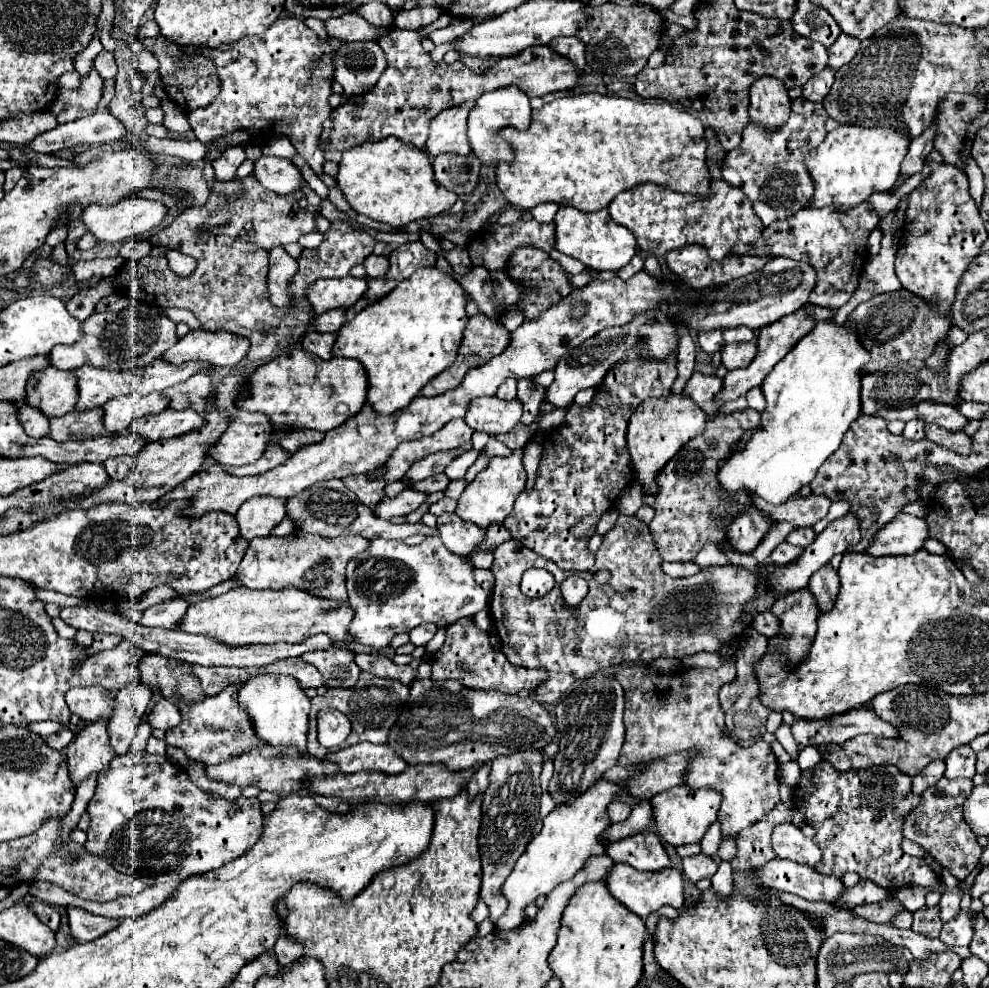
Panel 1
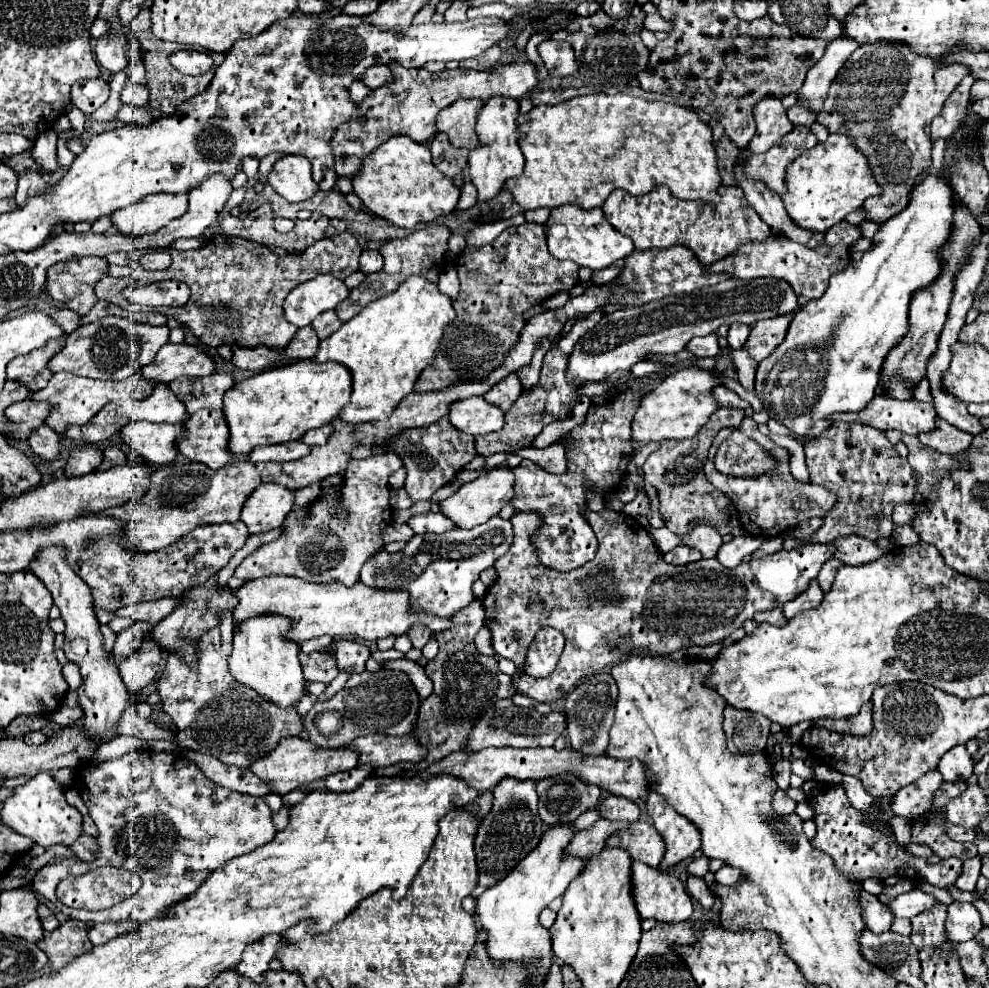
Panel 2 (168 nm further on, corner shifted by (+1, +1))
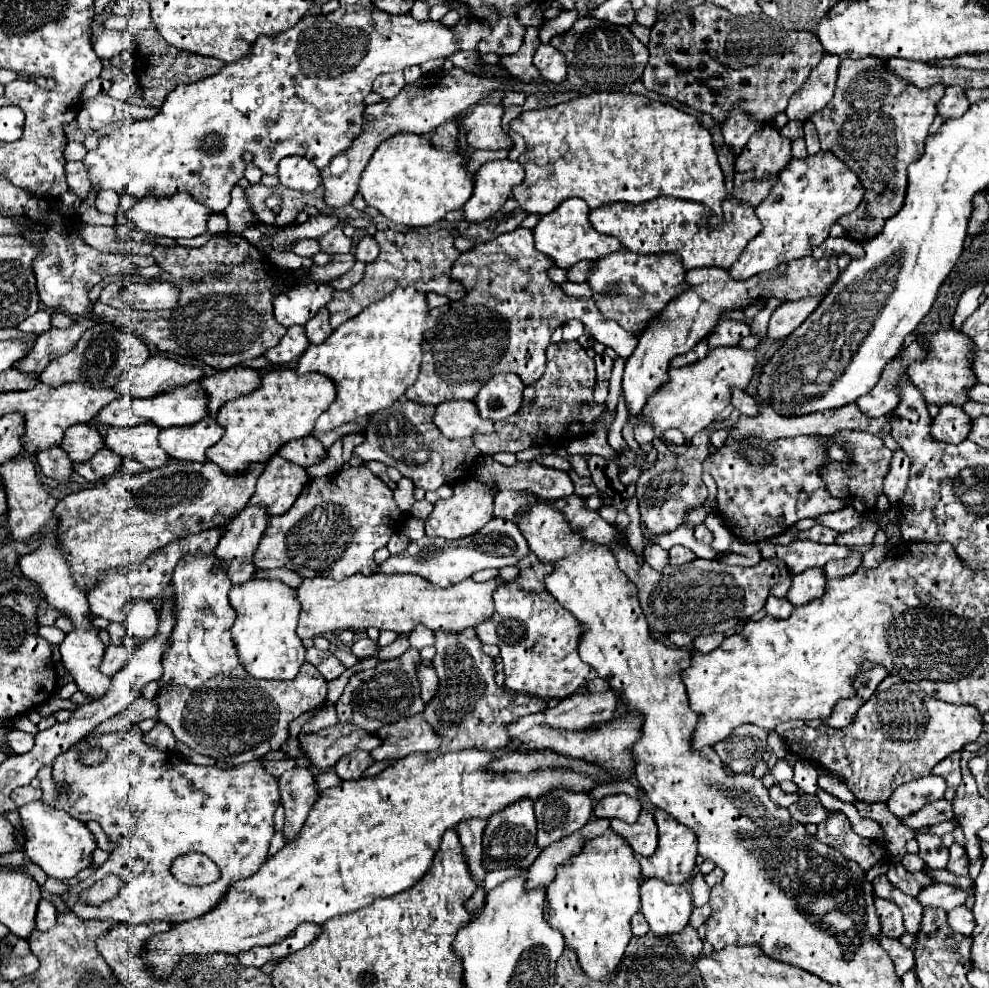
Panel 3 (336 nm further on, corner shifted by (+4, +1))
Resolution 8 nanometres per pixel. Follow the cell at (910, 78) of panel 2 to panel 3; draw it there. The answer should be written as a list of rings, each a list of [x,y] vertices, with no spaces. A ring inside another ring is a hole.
[[[880,57],[842,61],[836,85],[844,87],[836,87],[828,111],[814,113],[814,119],[810,117],[816,125],[822,149],[840,157],[866,187],[866,197],[858,209],[848,217],[838,219],[846,233],[860,243],[878,235],[886,219],[902,209],[908,177],[906,169],[922,157],[928,129],[936,117],[936,103],[946,91],[946,85],[932,85],[930,89],[906,85],[902,77],[894,77],[894,73],[882,69],[882,65],[886,65],[886,59]],[[848,85],[864,85],[864,89],[862,93],[846,91]]]

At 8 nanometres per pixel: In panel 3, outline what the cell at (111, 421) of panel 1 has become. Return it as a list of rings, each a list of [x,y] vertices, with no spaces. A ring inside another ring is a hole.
[[[190,383],[186,387],[174,387],[168,393],[158,393],[158,397],[132,399],[132,411],[146,421],[152,421],[160,429],[190,425],[206,417],[206,395],[202,387]]]

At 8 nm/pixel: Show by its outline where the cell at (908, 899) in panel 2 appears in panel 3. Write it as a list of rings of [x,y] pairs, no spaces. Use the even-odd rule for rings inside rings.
[[[932,883],[926,889],[920,891],[918,895],[918,903],[922,907],[940,907],[944,911],[950,911],[958,905],[962,905],[966,901],[966,897],[972,893],[970,891],[962,891],[954,885],[946,885],[946,883]]]

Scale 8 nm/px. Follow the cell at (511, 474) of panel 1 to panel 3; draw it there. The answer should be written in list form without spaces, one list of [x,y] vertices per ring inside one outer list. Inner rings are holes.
[[[468,479],[466,483],[458,483],[454,487],[454,495],[450,499],[438,499],[434,503],[432,513],[426,517],[426,535],[446,539],[460,539],[472,535],[494,517],[492,511],[494,511],[494,491],[476,479]]]

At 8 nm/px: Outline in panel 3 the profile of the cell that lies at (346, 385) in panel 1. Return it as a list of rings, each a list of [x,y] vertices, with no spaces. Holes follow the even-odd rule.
[[[290,367],[268,371],[262,375],[258,389],[234,401],[226,401],[226,405],[222,405],[222,409],[216,415],[216,421],[222,423],[226,433],[206,455],[224,473],[244,473],[252,461],[266,463],[272,455],[276,455],[280,445],[310,435],[316,419],[330,407],[332,401],[334,401],[334,383],[328,377],[322,377],[322,373],[308,373],[306,377],[298,377],[298,373],[294,373],[294,369]]]

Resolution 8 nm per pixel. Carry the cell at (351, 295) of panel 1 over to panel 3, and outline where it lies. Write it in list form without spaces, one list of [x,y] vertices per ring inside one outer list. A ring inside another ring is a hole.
[[[306,283],[288,289],[274,299],[274,317],[280,325],[306,325],[318,309],[326,307],[334,289],[324,283]]]

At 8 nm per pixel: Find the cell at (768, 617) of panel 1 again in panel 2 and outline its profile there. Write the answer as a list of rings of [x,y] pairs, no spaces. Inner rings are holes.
[[[773,609],[773,611],[765,611],[765,613],[757,613],[757,617],[753,617],[757,623],[771,623],[771,625],[777,625],[777,627],[781,627],[781,625],[785,625],[787,623],[787,619],[785,619],[785,615],[783,615],[783,611],[781,609]]]

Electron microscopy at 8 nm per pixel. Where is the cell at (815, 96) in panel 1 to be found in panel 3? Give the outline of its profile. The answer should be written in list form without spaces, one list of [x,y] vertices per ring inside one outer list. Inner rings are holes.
[[[788,121],[788,123],[780,129],[780,133],[782,133],[784,137],[788,137],[788,139],[802,137],[802,121]]]

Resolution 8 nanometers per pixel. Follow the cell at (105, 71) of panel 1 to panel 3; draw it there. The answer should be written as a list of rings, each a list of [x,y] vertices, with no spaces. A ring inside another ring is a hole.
[[[104,29],[100,33],[100,37],[94,41],[94,53],[98,55],[100,61],[110,61],[112,57],[116,57],[122,51],[130,49],[130,45],[132,45],[130,31],[110,31],[110,29]]]

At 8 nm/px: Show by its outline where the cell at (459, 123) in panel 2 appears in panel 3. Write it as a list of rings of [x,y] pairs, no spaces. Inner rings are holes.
[[[478,103],[456,119],[458,127],[466,131],[466,143],[472,149],[506,149],[512,147],[512,139],[502,131],[502,105]]]

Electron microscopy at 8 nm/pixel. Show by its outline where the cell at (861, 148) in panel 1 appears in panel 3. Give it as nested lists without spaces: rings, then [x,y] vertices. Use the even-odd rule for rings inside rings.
[[[820,151],[806,159],[792,159],[778,175],[778,185],[770,189],[770,197],[756,209],[762,231],[746,245],[728,273],[734,279],[748,279],[762,271],[776,269],[780,263],[810,255],[812,247],[820,245],[830,235],[830,227],[862,203],[864,193],[858,177],[830,151]]]

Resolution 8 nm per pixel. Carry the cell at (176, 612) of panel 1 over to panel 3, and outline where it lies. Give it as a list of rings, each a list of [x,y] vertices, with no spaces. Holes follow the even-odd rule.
[[[108,645],[104,653],[104,661],[100,665],[102,673],[114,677],[114,673],[118,673],[118,669],[122,669],[122,665],[126,665],[128,659],[130,659],[130,651],[124,645]]]

